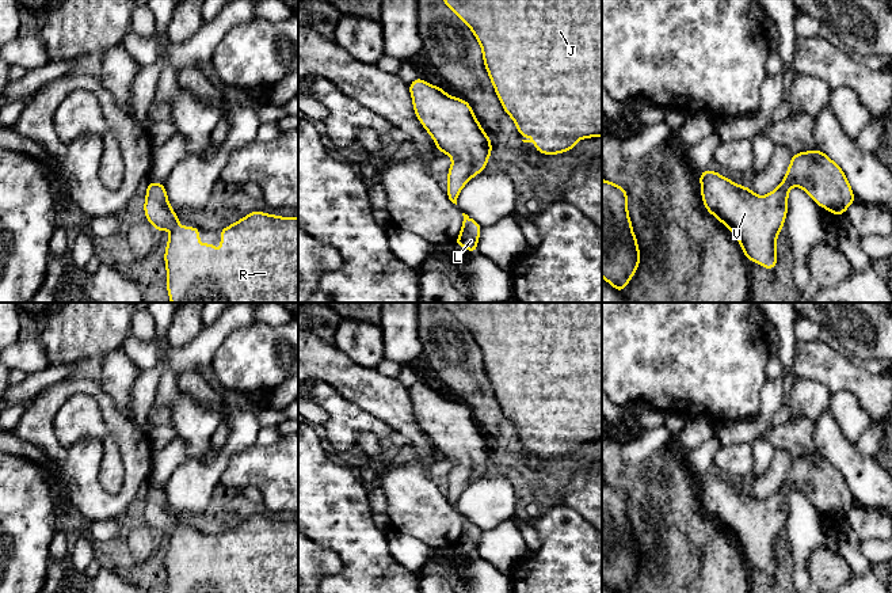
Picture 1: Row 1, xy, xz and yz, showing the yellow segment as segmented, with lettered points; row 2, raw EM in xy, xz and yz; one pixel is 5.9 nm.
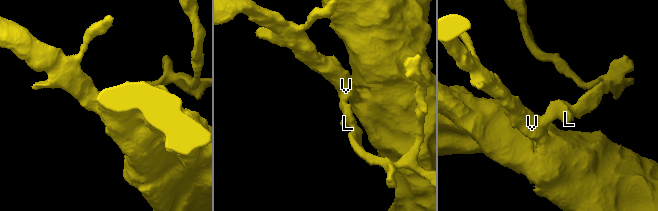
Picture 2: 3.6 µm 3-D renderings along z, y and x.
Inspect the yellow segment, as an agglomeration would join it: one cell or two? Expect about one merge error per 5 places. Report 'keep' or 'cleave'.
keep

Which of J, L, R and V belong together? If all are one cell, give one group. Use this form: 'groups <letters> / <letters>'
groups J L R V

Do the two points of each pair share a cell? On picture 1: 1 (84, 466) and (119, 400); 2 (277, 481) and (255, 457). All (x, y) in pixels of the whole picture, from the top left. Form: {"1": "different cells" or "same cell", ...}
{"1": "different cells", "2": "same cell"}

